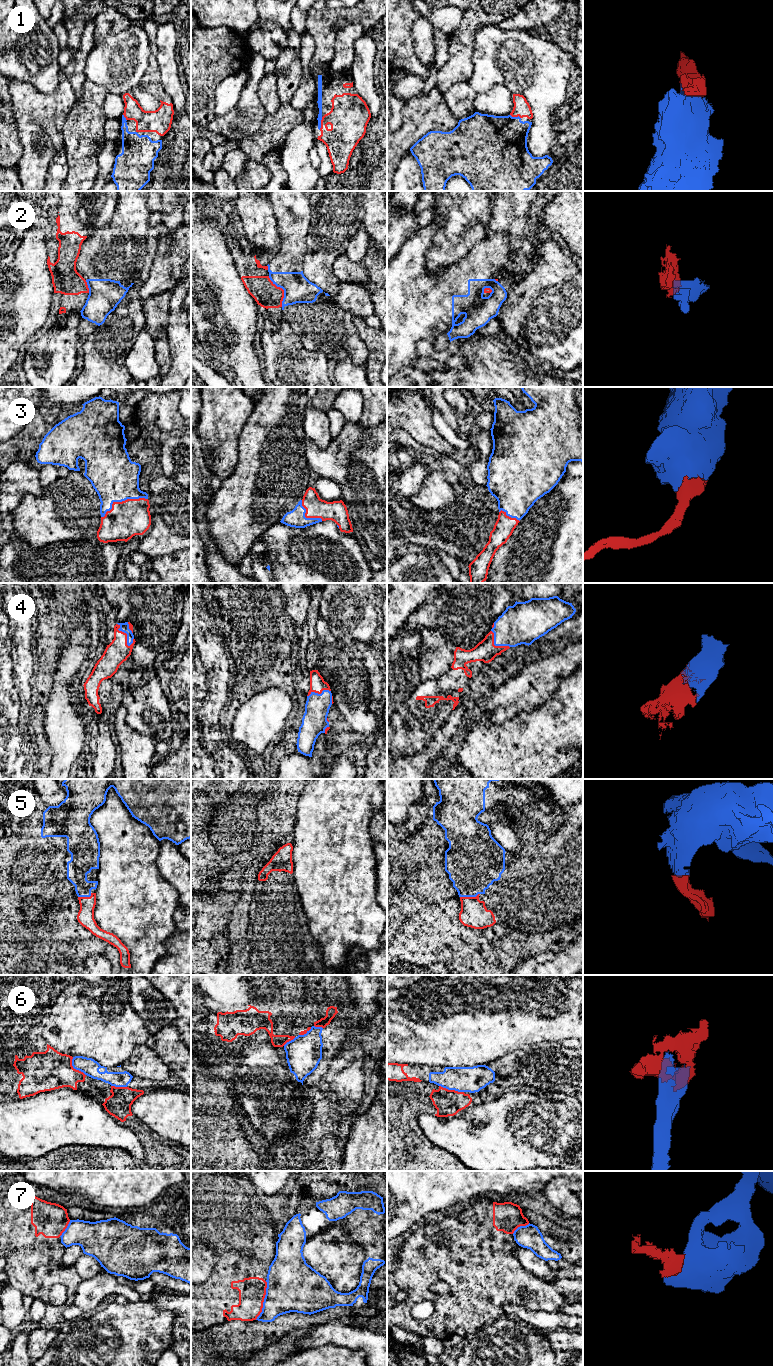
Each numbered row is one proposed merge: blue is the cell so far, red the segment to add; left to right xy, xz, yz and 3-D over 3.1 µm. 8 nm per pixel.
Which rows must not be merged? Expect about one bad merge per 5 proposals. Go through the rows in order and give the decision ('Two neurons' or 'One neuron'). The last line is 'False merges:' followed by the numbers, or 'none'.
1: One neuron
2: Two neurons
3: One neuron
4: One neuron
5: One neuron
6: One neuron
7: Two neurons
False merges: 2, 7

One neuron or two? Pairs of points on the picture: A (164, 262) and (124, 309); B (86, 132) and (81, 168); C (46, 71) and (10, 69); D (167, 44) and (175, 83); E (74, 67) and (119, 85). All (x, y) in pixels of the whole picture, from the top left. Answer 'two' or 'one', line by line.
A: two
B: one
C: one
D: one
E: two

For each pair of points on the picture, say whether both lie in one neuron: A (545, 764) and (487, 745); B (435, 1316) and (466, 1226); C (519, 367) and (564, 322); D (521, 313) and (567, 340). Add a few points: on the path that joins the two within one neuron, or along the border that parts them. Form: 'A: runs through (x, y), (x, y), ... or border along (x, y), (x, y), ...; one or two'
A: runs through (531, 753), (501, 753); one
B: runs through (457, 1294), (466, 1285), (466, 1248); one
C: border along (528, 357), (530, 360); two
D: runs through (532, 313), (537, 313), (556, 332); one

